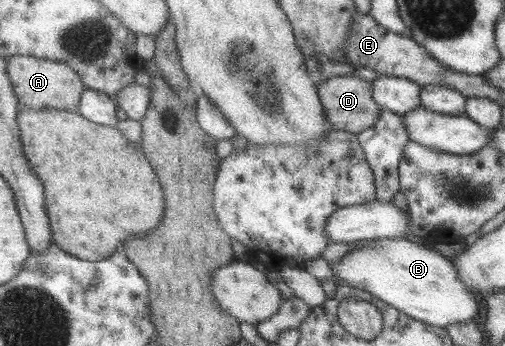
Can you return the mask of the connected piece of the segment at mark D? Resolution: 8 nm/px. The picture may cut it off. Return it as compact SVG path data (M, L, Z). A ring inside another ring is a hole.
M333 76L318 82L317 91L324 106L332 130L348 131L357 134L359 131L372 127L378 119L381 108L374 103L371 96L370 81L364 81L356 76Z

